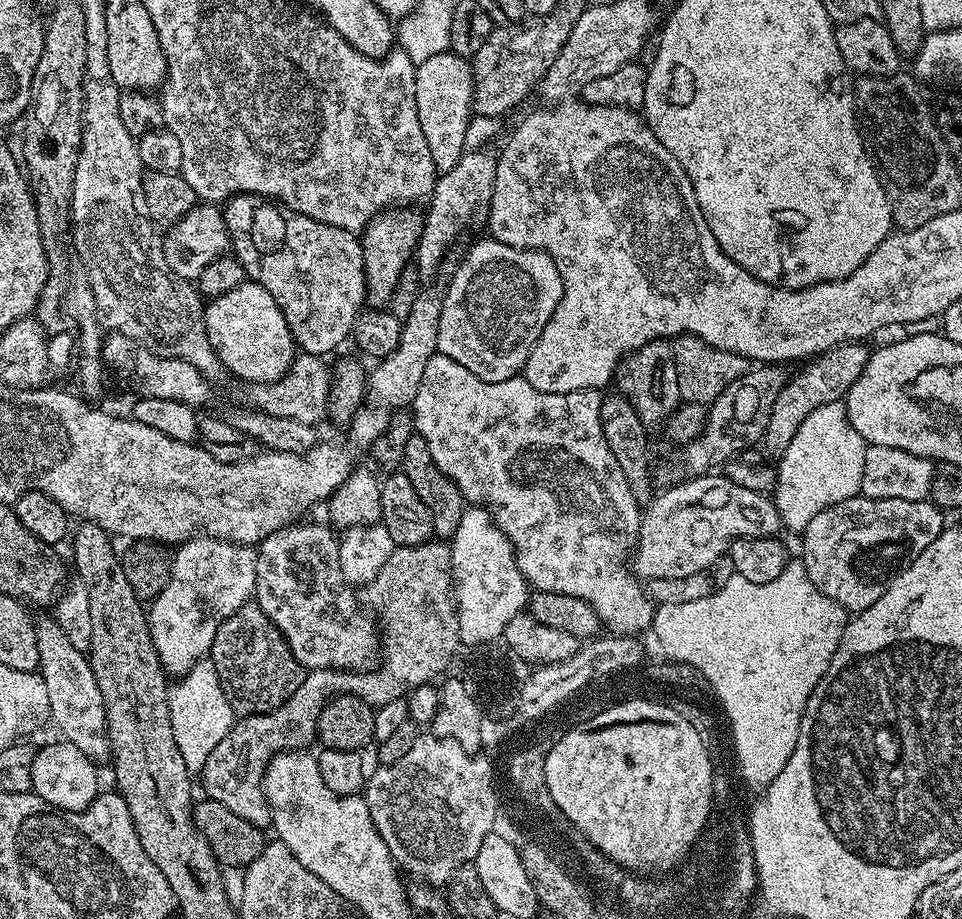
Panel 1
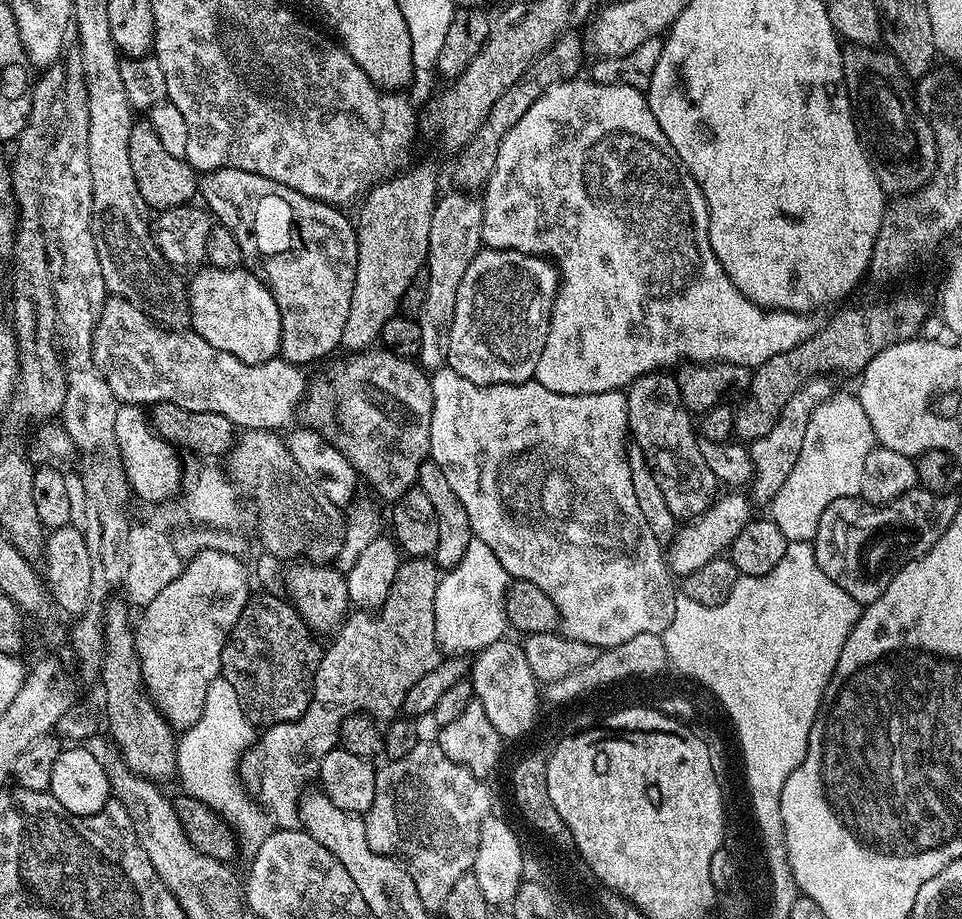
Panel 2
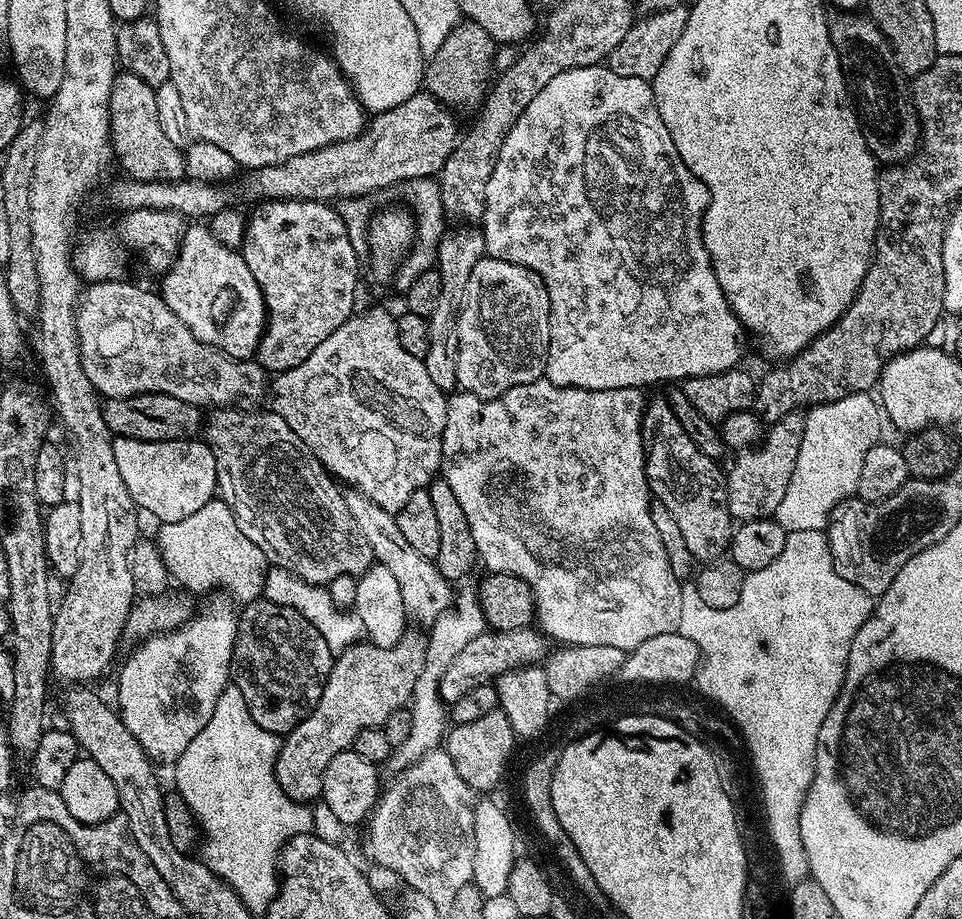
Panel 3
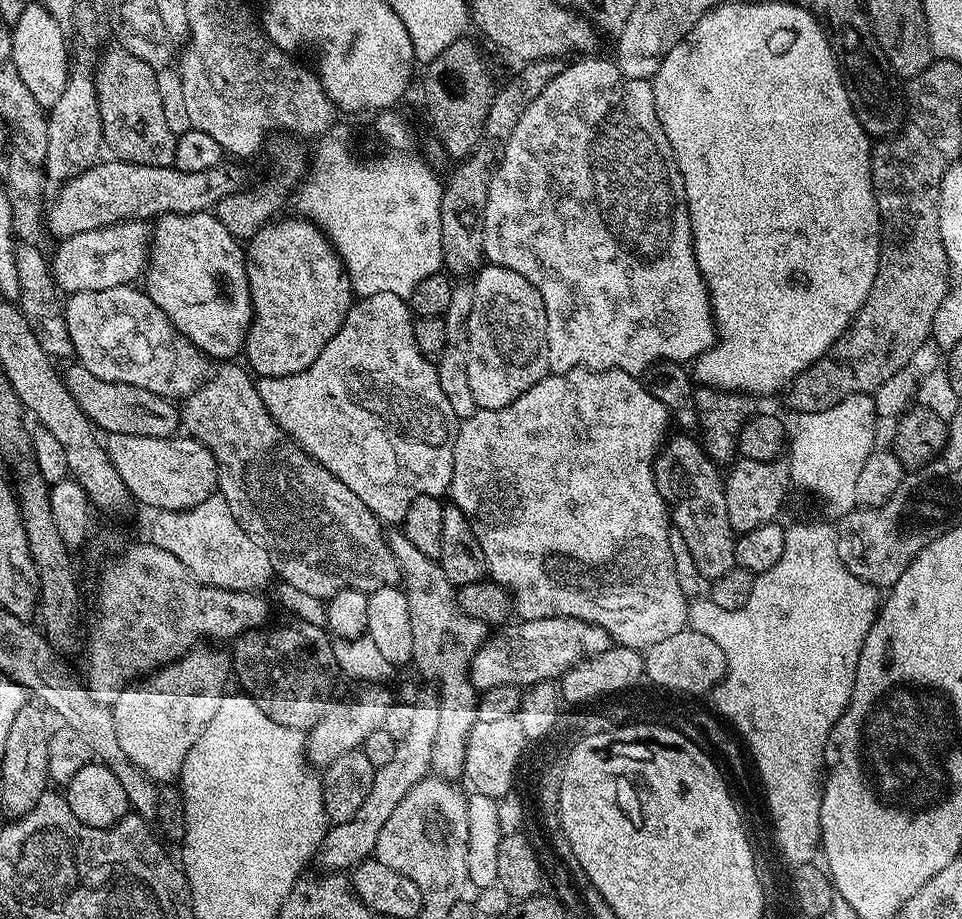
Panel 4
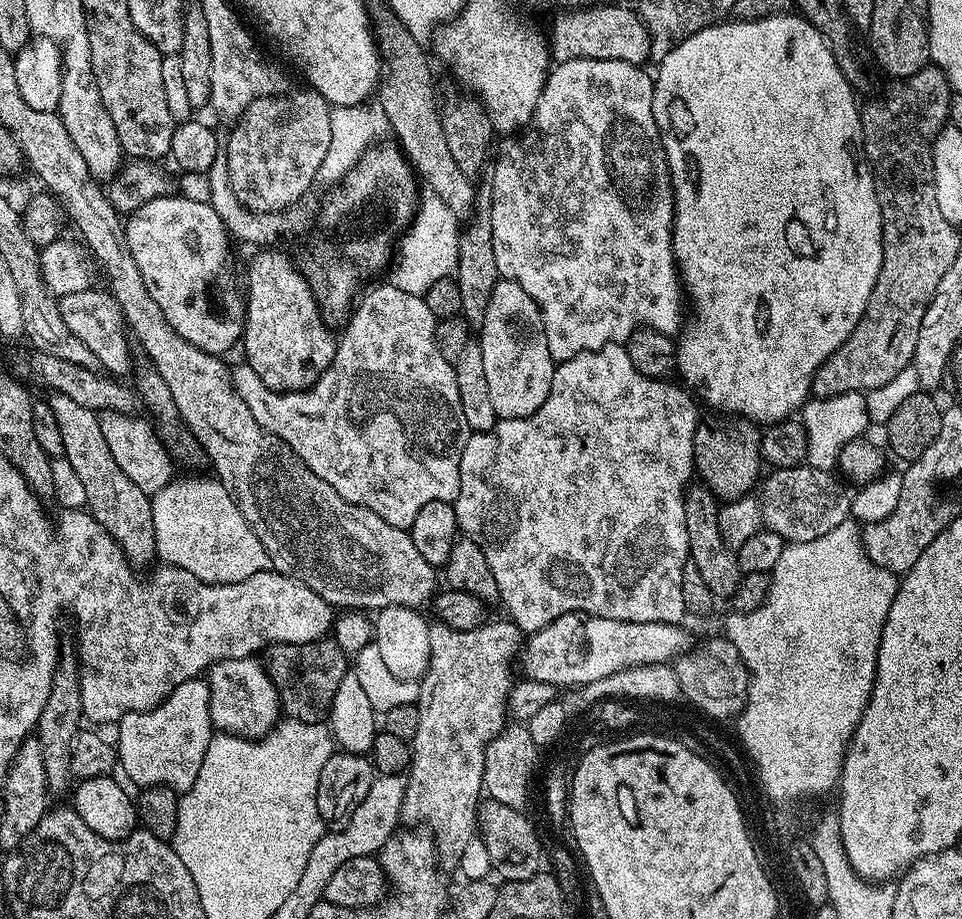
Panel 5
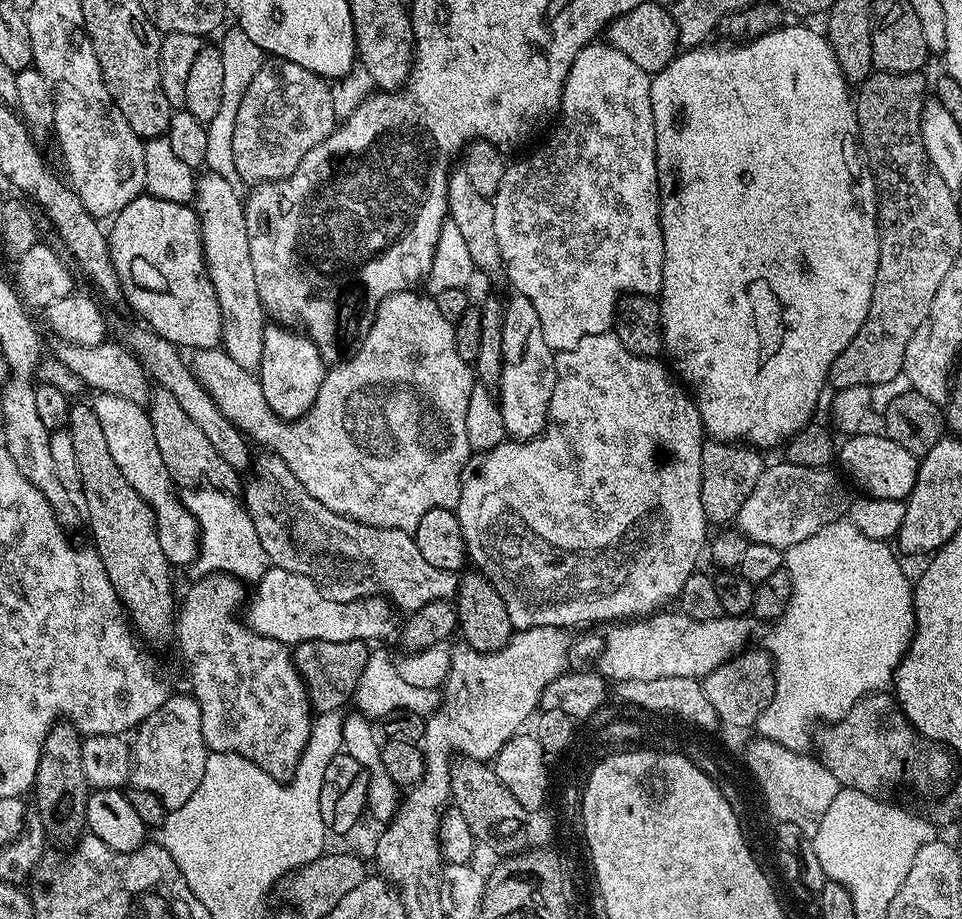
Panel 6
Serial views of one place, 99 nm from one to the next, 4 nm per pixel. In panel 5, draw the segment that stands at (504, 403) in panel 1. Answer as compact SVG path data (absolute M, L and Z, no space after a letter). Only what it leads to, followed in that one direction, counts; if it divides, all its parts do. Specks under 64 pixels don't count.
M607 344L593 352L583 352L569 360L559 361L550 394L534 414L517 420L497 419L496 425L488 432L473 432L469 435L462 450L460 489L454 502L456 522L459 531L478 542L482 554L486 554L486 562L490 562L490 570L494 573L494 582L498 582L499 603L504 604L505 610L509 612L505 613L521 632L534 633L554 622L560 615L571 612L621 619L622 622L680 624L684 620L682 618L685 618L686 611L682 600L682 572L690 561L684 493L694 476L694 430L698 411L693 393L679 383L672 383L671 379L651 380L646 374L634 370L634 362L630 362L627 347Z

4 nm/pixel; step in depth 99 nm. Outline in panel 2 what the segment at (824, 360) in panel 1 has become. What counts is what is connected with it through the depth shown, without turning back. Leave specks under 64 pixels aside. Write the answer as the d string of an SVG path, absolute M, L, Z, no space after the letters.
M827 375L814 376L810 382L806 382L806 386L802 386L798 390L798 394L794 394L794 398L790 398L790 402L786 402L786 406L782 406L778 422L774 422L770 434L751 441L754 474L750 485L750 496L757 505L759 505L758 503L764 504L764 506L771 505L778 490L785 485L786 478L791 476L791 471L794 470L795 463L798 462L802 452L806 428L810 425L814 412L834 393L831 382L833 383Z

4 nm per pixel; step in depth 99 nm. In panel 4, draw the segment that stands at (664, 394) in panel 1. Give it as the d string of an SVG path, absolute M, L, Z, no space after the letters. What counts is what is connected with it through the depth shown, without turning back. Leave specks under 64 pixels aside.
M673 435L654 461L656 485L660 487L664 503L670 509L674 529L682 534L694 558L698 574L705 581L711 582L722 578L724 574L730 574L730 570L736 567L738 533L732 529L730 517L726 515L726 494L721 469L715 460L709 458L703 443L695 435L680 435L684 436Z

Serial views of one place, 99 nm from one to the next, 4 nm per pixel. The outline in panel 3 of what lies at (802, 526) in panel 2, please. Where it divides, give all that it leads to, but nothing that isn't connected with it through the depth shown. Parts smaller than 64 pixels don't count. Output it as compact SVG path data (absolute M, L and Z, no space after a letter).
M853 392L846 398L828 404L815 405L807 411L798 460L786 488L786 495L782 498L782 503L778 506L774 517L786 532L816 529L823 531L827 527L833 509L841 501L855 495L858 474L862 474L862 462L866 462L866 454L881 439L882 412L877 401L873 397L871 400L870 397L868 392Z

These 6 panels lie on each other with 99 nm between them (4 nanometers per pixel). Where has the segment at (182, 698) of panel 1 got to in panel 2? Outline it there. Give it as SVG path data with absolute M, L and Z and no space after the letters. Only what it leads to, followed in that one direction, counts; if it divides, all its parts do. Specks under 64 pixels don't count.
M223 678L210 682L206 702L198 722L179 733L176 745L176 776L185 793L206 802L236 834L236 843L245 857L251 858L270 831L270 817L251 795L243 792L238 775L240 757L254 743L254 726L242 714L234 686Z

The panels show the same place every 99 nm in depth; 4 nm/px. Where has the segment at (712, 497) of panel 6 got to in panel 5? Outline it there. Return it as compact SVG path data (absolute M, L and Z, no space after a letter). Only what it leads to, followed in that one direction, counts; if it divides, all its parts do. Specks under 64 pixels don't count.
M731 414L701 415L694 430L694 465L699 483L709 488L717 501L727 502L749 495L761 479L760 458L761 429L745 416Z

